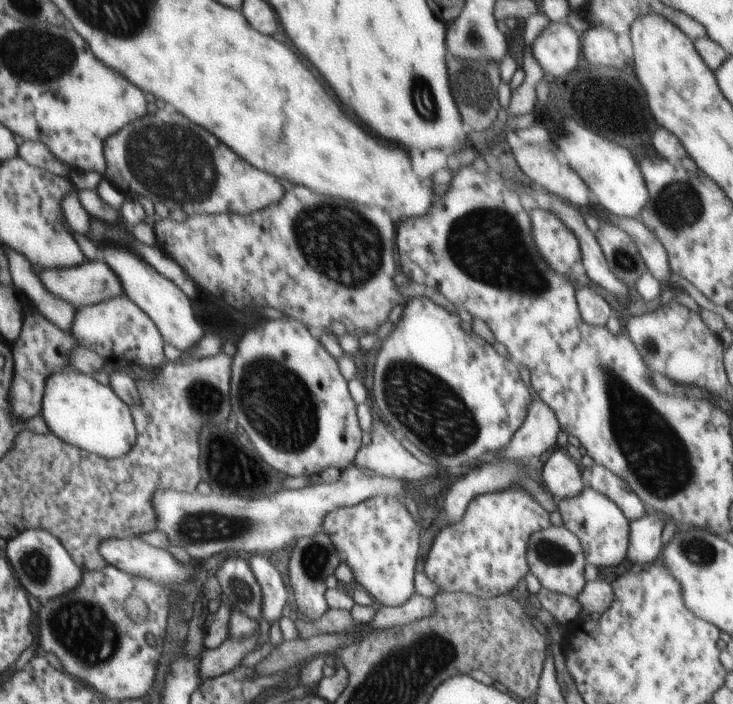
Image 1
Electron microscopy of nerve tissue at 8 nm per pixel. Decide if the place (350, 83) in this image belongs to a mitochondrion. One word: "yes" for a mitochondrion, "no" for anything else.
no

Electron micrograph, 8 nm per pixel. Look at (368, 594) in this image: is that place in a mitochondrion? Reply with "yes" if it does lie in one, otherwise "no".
no

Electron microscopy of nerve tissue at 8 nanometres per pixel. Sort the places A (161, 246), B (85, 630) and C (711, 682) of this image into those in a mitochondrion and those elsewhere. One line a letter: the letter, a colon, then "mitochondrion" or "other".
A: other
B: mitochondrion
C: other

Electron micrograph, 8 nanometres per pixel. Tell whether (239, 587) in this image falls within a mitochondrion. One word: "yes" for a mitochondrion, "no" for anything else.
yes

